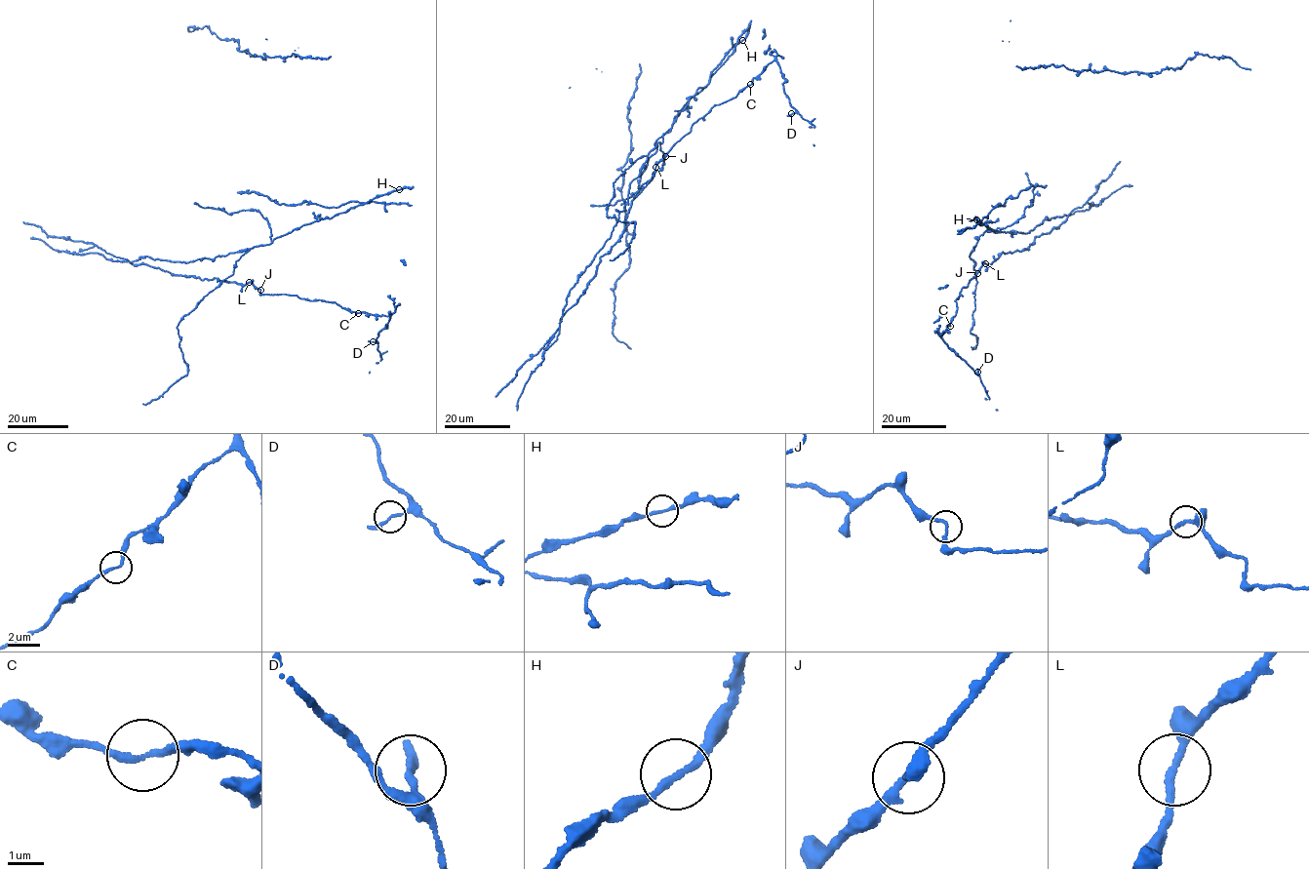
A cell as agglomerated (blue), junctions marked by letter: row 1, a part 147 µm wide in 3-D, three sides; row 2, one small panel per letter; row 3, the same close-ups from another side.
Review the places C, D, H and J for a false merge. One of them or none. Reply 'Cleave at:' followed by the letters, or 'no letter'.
Cleave at: no letter

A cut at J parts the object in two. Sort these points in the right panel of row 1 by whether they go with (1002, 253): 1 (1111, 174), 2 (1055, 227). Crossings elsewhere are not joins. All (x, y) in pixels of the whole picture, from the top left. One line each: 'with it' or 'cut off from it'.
1: with it
2: with it

